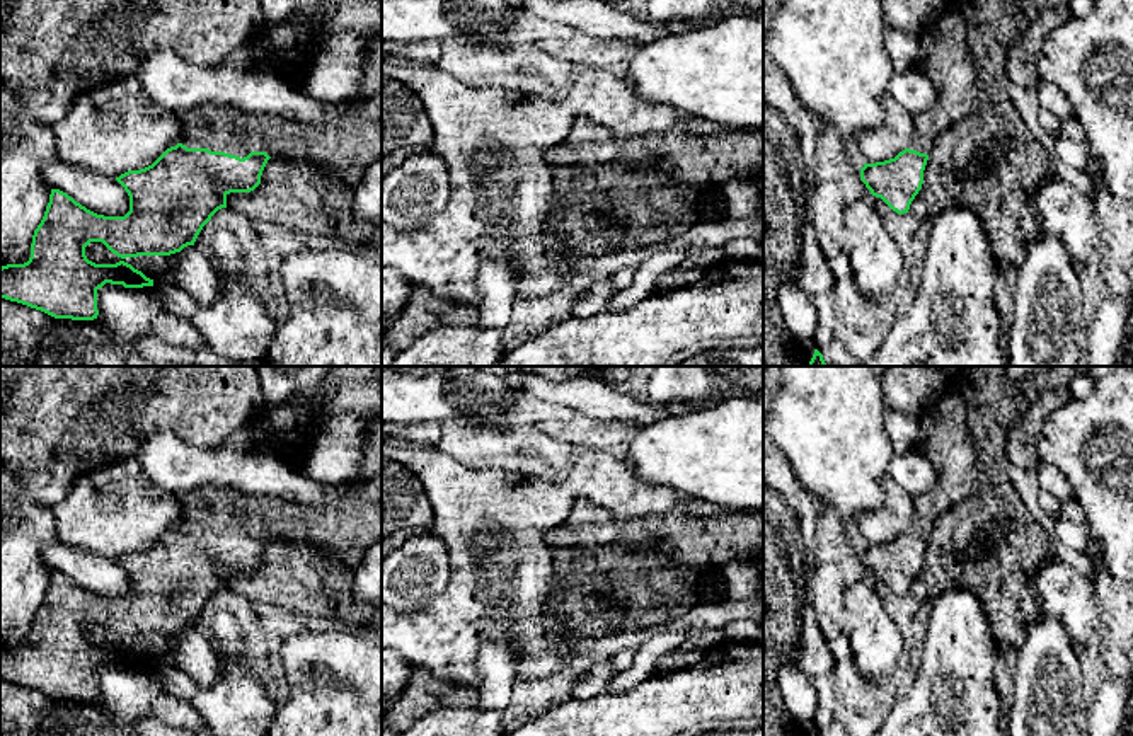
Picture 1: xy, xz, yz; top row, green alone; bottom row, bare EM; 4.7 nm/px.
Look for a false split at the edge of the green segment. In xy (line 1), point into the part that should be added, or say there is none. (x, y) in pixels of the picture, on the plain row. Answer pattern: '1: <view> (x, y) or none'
1: xy (345, 530)

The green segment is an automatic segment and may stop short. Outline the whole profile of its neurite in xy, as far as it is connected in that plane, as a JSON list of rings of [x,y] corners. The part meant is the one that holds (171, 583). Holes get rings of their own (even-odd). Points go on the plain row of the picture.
[[[199,486],[177,494],[181,520],[167,530],[152,547],[140,552],[128,552],[116,559],[129,578],[129,593],[124,598],[97,596],[66,574],[51,571],[44,598],[32,617],[31,639],[24,646],[0,649],[0,680],[41,692],[55,700],[94,702],[97,692],[97,671],[106,664],[124,670],[153,668],[153,661],[128,646],[126,639],[170,637],[187,627],[194,627],[203,608],[211,598],[227,589],[230,574],[250,574],[261,566],[262,552],[269,540],[303,540],[322,550],[327,557],[344,566],[356,566],[366,549],[382,537],[382,504],[342,501],[336,504],[303,504],[278,496],[249,496],[233,487]],[[90,624],[102,624],[121,642],[116,646],[95,646],[87,641],[85,629]]]

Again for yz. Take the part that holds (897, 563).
[[[951,387],[918,417],[917,450],[932,463],[935,484],[913,497],[908,528],[894,540],[864,545],[860,562],[898,596],[908,595],[923,566],[923,552],[935,520],[968,499],[980,480],[978,458],[968,431],[968,409]]]

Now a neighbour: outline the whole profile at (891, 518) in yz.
[[[888,474],[879,479],[879,486],[884,494],[883,504],[860,513],[852,525],[852,530],[862,535],[866,545],[894,540],[908,528],[915,511],[913,497]]]

